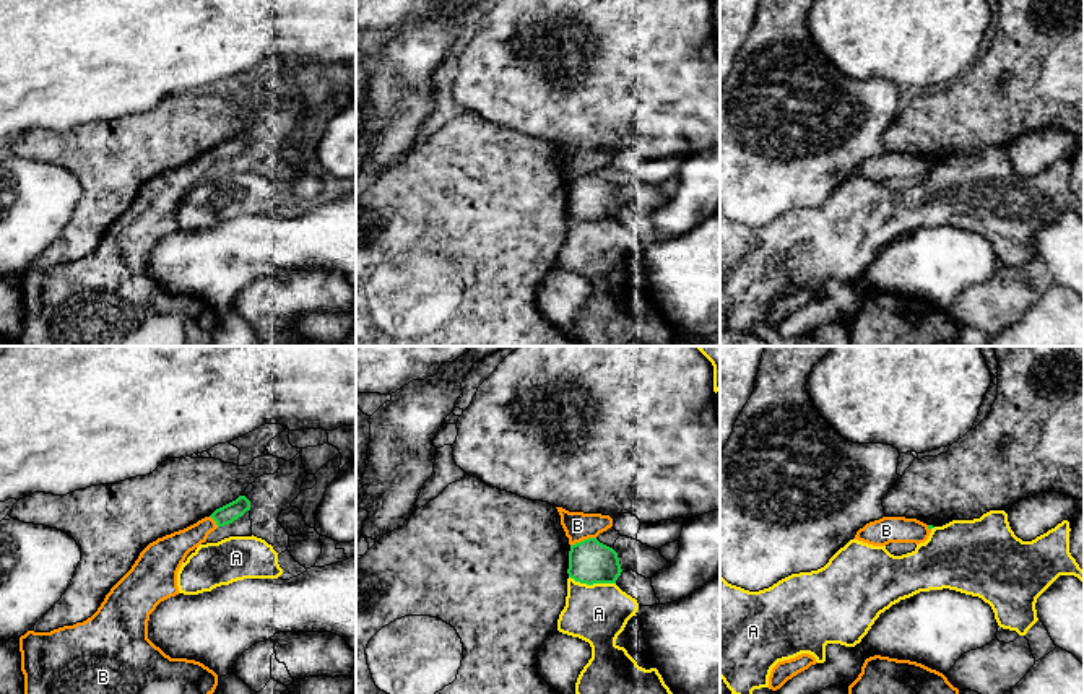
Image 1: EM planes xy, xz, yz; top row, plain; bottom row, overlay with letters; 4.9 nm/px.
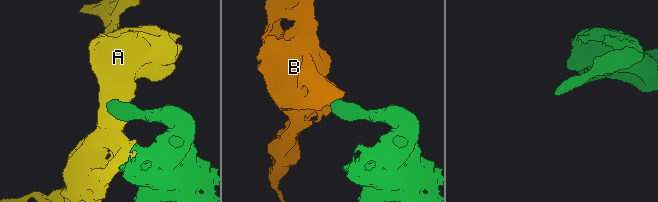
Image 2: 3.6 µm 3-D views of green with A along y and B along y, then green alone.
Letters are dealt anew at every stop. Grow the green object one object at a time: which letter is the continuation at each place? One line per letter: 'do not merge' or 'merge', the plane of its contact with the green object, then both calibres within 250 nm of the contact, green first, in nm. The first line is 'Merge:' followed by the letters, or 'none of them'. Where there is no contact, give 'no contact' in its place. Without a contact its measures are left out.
Merge: none of them
A: do not merge; meets green in xz; 220 nm thick on the green side, 300 nm on the other
B: do not merge; meets green in xz; 220 nm thick on the green side, 140 nm on the other

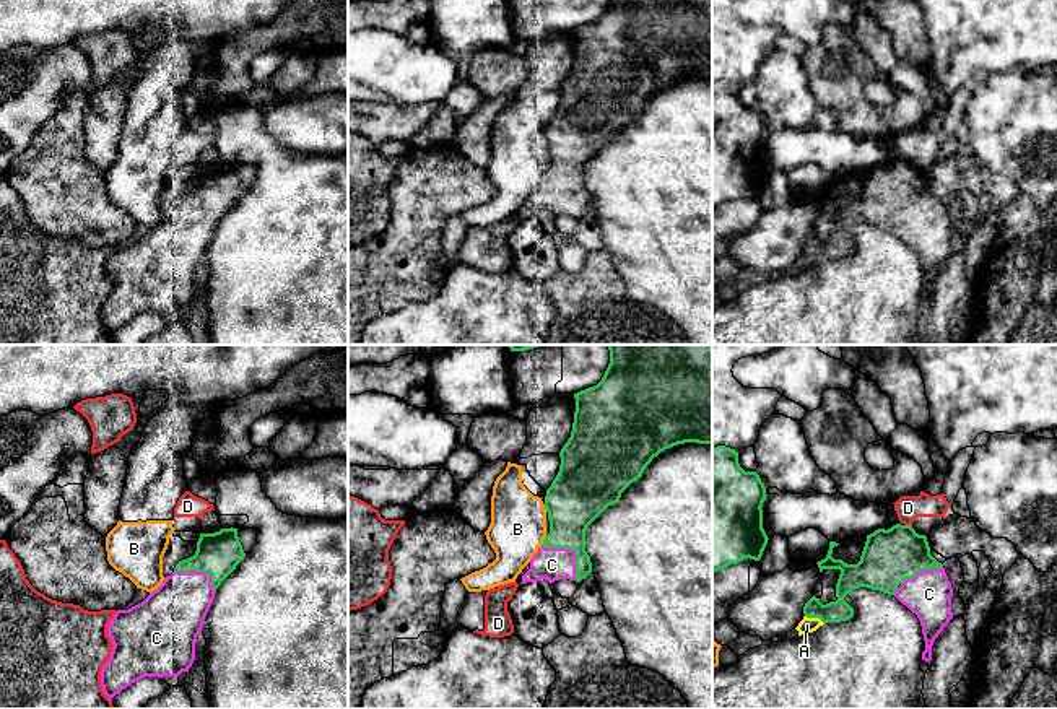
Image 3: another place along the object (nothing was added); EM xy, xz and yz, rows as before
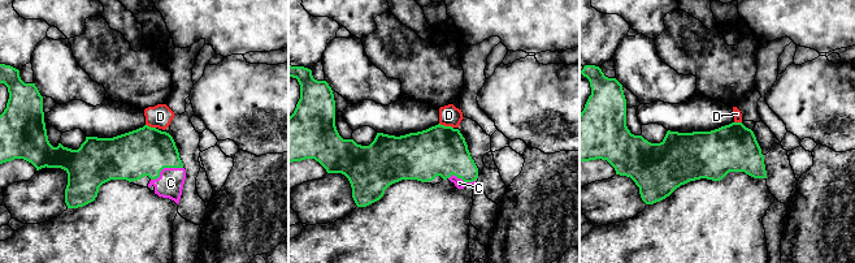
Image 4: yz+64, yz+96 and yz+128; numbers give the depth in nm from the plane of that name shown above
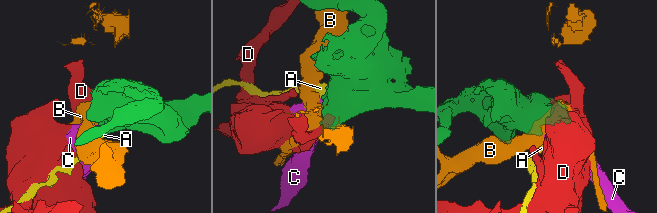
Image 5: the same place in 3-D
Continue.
Merge: C
A: do not merge; meets green in yz; 110 nm thick on the green side, 80 nm on the other
B: do not merge; meets green in xz; 280 nm thick on the green side, 280 nm on the other
C: merge; meets green in xz; 280 nm thick on the green side, 160 nm on the other
D: do not merge; meets green in yz; 280 nm thick on the green side, 130 nm on the other

